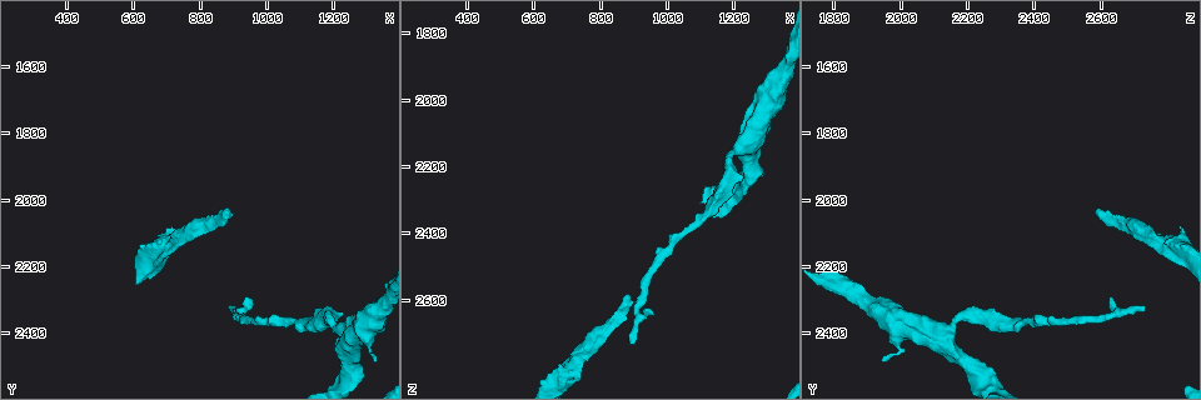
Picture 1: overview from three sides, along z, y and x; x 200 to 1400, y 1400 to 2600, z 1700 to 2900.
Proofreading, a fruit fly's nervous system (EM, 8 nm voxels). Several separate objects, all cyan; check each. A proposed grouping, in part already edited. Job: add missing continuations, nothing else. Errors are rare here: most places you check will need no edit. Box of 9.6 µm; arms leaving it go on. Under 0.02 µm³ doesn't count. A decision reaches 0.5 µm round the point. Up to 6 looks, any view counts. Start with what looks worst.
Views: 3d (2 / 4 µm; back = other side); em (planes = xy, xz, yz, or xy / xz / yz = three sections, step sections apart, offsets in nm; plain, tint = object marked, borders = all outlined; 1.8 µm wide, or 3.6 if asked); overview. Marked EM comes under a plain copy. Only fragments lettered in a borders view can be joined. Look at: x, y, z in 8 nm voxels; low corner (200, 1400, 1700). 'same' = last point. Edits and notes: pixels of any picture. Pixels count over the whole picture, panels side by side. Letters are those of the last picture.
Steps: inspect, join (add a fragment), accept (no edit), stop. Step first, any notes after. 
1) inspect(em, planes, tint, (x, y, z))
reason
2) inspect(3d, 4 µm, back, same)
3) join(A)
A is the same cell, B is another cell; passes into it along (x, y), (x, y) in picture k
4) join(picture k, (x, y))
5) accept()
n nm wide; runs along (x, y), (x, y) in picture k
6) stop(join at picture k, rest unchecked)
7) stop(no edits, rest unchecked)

inspect(3d, 4 µm, (880, 2040, 2580))
branch stops here

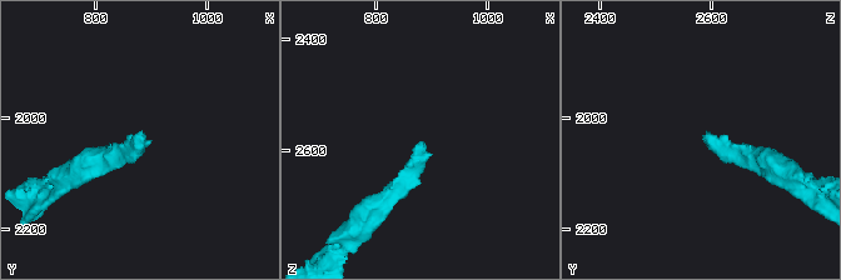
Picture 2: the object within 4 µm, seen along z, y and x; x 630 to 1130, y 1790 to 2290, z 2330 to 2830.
inspect(em, planes, borders, (880, 2035, 2580))
now the EM

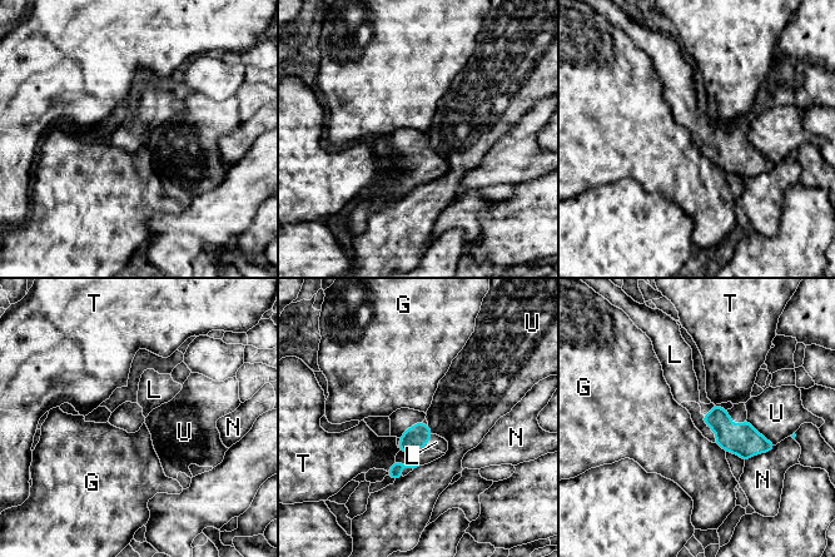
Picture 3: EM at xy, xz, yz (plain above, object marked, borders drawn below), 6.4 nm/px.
join(L)
L is the same cell, G, N, T and U are other cells; passes into it along (739, 439), (711, 412), (684, 384) in picture 3; the neuron continues

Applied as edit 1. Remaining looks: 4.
inspect(overview)
see it whole again

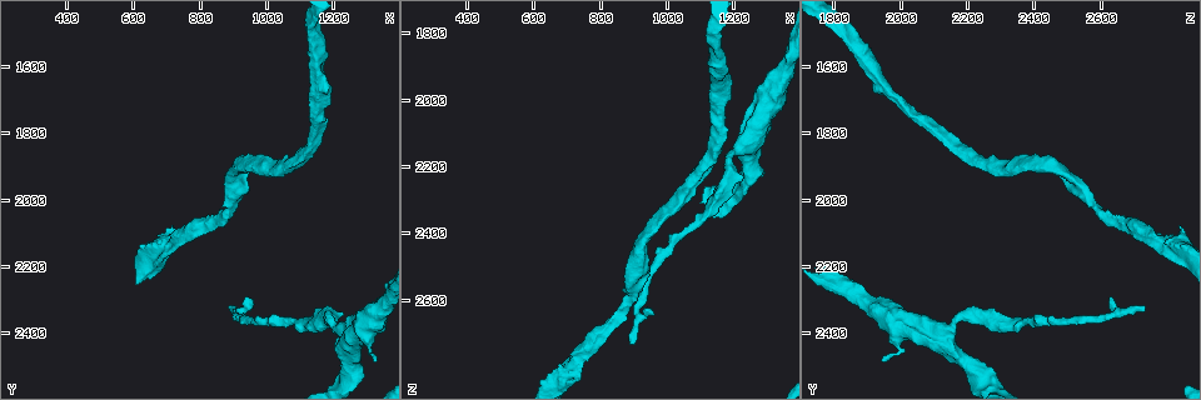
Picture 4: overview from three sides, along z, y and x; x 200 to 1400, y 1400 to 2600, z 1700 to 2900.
inspect(em, planes, borders, (890, 2330, 2740))
tapers out

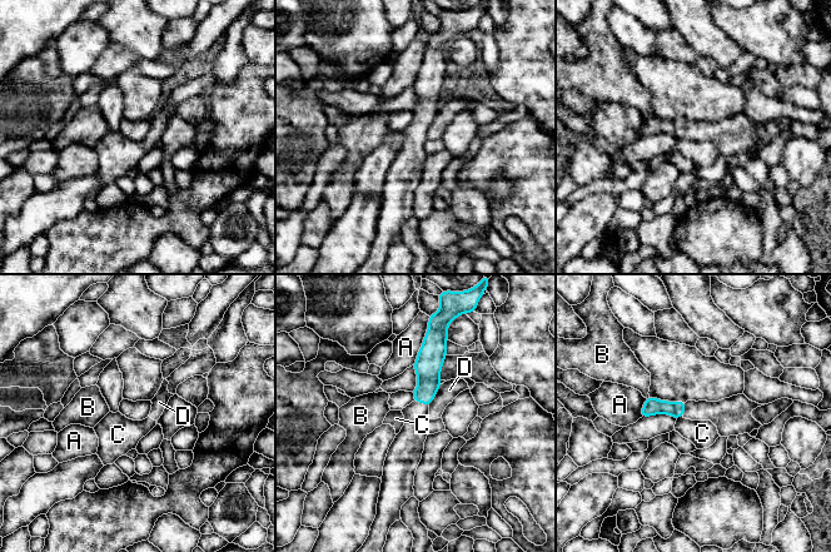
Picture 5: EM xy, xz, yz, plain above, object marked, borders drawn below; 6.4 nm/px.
accept()
A, B, C and D are other cells; border along (682, 416), (676, 421) in picture 5; no lettered fragment goes on from it

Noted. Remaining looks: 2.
inspect(em, planes, borders, (1320, 2480, 1940))
free end

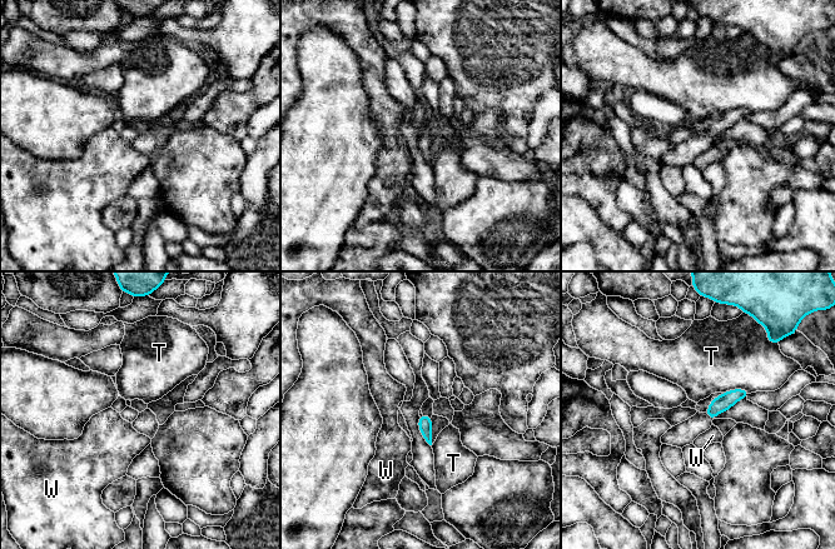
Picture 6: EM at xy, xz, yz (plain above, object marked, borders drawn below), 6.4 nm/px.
accept()
100 nm wide; T and W are other cells; none of them fits

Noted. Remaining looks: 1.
stop(join at picture 3, rest unchecked)

